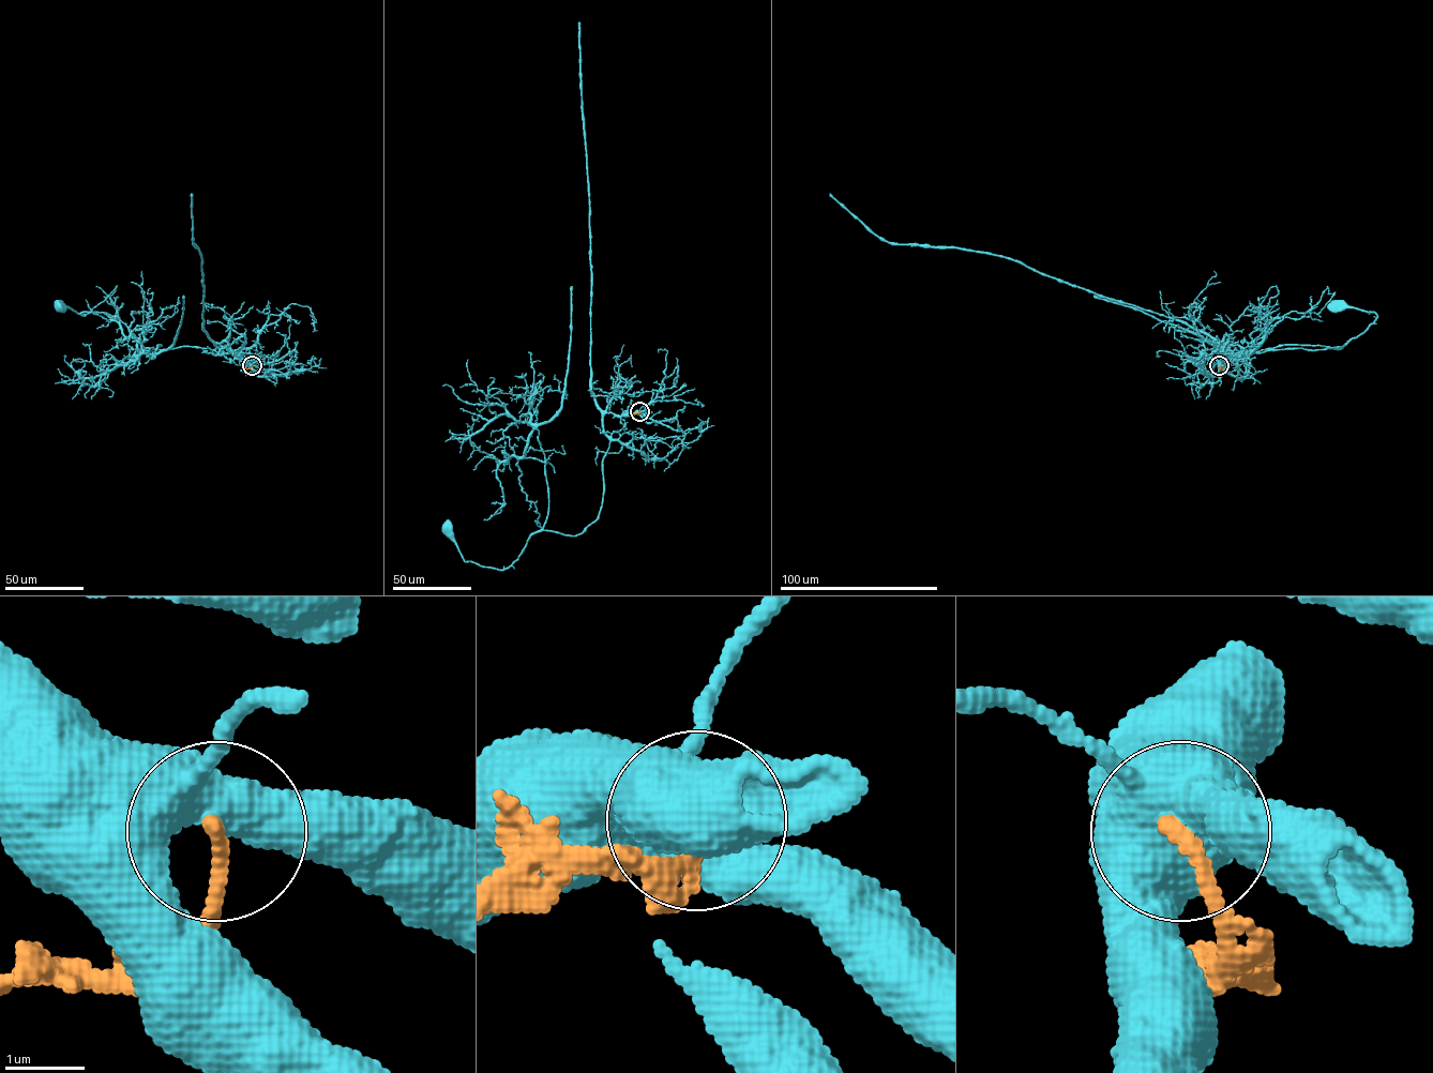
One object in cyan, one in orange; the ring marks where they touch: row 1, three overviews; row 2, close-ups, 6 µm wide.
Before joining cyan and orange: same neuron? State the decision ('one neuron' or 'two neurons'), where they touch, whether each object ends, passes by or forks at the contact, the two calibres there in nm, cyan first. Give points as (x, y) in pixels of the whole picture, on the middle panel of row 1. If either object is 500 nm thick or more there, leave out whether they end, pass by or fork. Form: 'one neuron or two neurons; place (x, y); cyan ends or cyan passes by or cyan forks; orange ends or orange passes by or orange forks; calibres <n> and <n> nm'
two neurons; place (639, 411); calibres 500 and 200 nm

